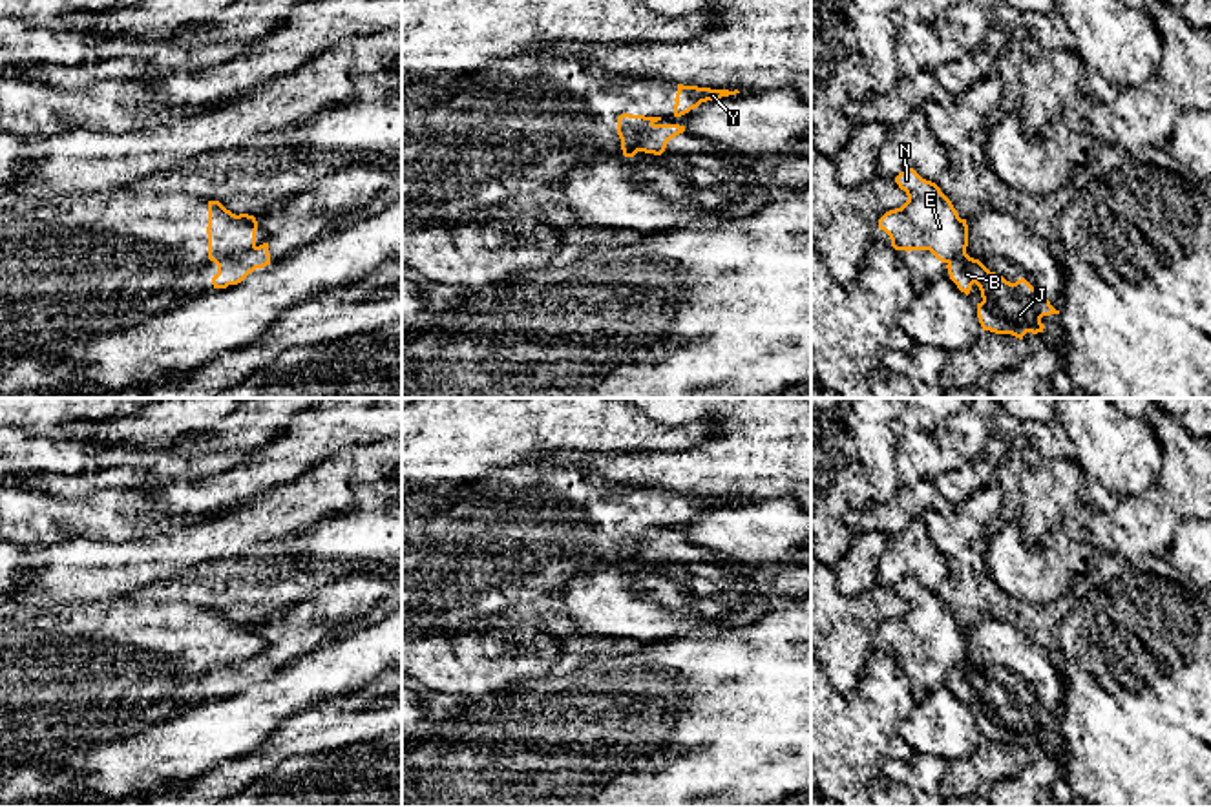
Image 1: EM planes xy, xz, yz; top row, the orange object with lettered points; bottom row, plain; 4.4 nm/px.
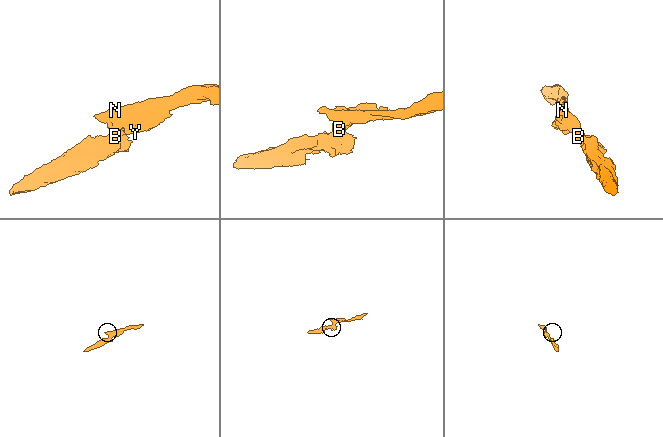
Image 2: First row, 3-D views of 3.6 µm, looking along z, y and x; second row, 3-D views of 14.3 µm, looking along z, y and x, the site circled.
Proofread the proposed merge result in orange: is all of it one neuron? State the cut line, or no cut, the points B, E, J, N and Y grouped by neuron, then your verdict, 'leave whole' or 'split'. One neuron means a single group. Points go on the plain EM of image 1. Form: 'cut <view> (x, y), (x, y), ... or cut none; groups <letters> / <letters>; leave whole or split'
cut xy (256, 656), (221, 665), (214, 670); groups B J / E N Y; split

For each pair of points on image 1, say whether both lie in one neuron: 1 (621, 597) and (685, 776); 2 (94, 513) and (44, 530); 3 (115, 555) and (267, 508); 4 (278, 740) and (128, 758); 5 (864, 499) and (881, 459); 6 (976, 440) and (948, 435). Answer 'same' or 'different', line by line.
1: different
2: same
3: same
4: different
5: different
6: same

